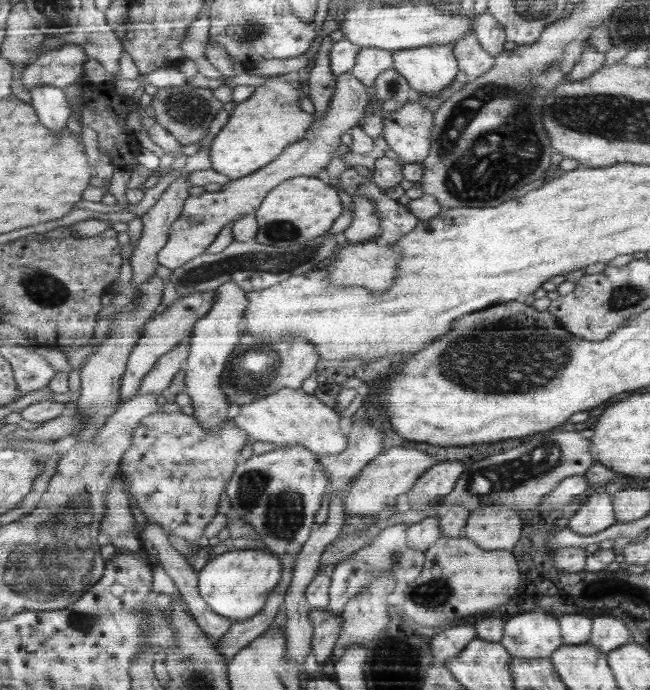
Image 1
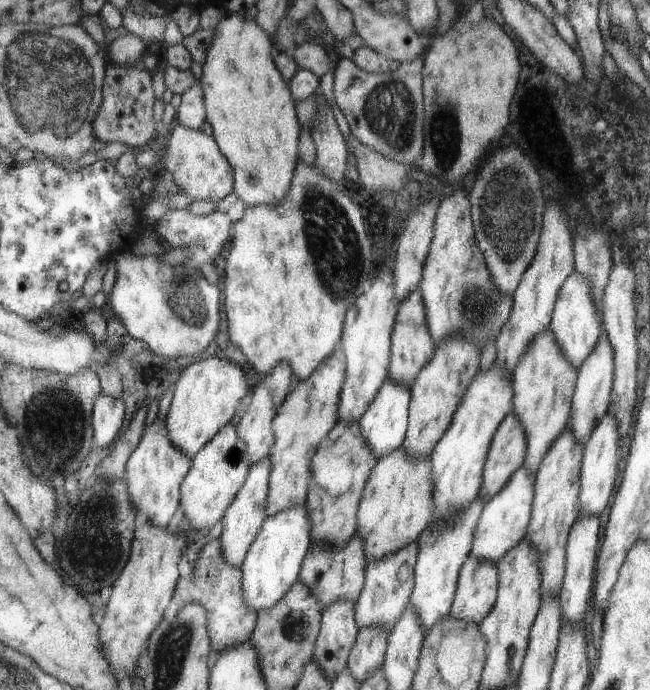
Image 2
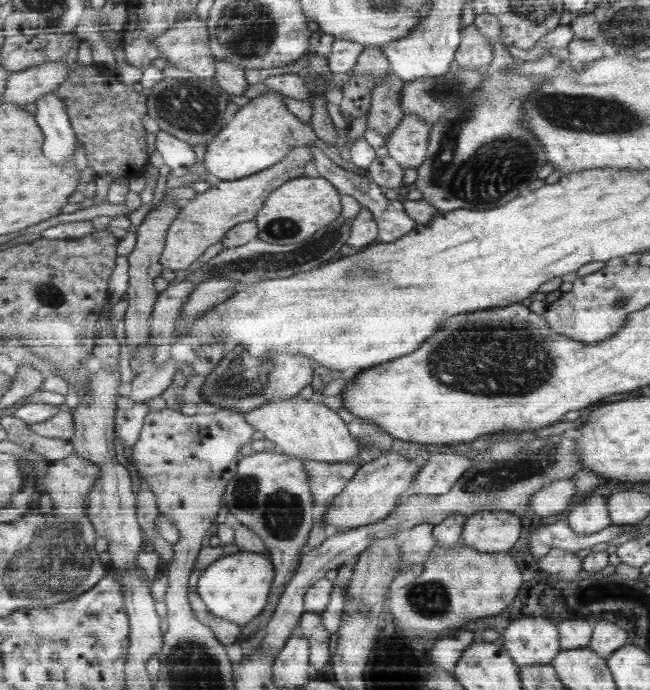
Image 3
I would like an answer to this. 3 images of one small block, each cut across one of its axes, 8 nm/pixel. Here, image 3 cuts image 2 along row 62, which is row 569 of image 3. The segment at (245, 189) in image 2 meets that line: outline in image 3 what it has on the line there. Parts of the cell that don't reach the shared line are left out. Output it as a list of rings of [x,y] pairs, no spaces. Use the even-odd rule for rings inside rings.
[[[240,551],[212,563],[203,570],[198,591],[214,614],[243,625],[258,617],[266,606],[270,588],[274,585],[272,578],[275,578],[275,570],[272,570],[268,555]]]

